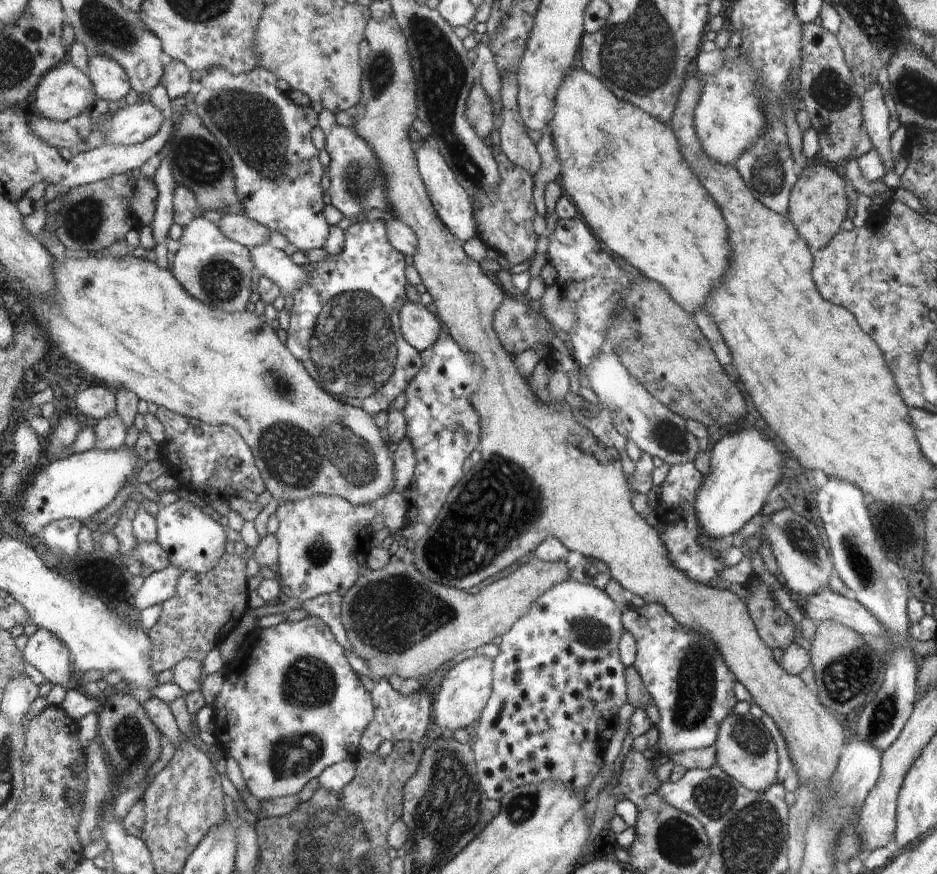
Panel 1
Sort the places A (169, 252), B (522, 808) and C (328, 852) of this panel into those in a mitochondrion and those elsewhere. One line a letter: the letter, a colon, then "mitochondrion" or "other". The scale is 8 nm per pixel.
A: other
B: mitochondrion
C: mitochondrion

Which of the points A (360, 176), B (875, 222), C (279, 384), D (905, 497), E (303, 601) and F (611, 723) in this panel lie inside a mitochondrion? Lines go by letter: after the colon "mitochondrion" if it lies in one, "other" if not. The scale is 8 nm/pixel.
A: mitochondrion
B: other
C: mitochondrion
D: other
E: other
F: other

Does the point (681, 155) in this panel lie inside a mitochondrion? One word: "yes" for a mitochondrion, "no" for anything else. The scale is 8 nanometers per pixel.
no

